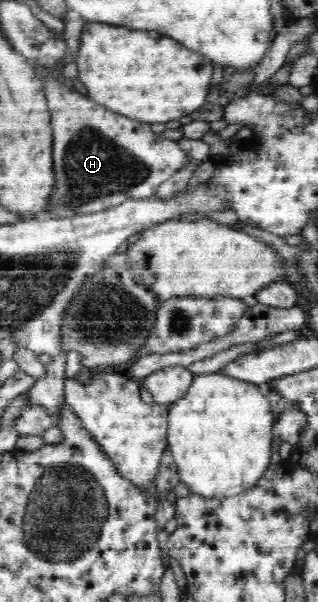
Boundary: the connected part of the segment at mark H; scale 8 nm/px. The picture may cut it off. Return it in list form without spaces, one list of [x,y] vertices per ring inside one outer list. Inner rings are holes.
[[[45,82],[45,96],[51,111],[53,129],[54,192],[46,217],[71,217],[109,210],[127,199],[141,200],[154,196],[157,187],[185,168],[192,157],[187,155],[175,140],[161,138],[149,130],[150,125],[139,124],[127,116],[119,116],[95,102],[88,95],[75,94],[61,82]]]

